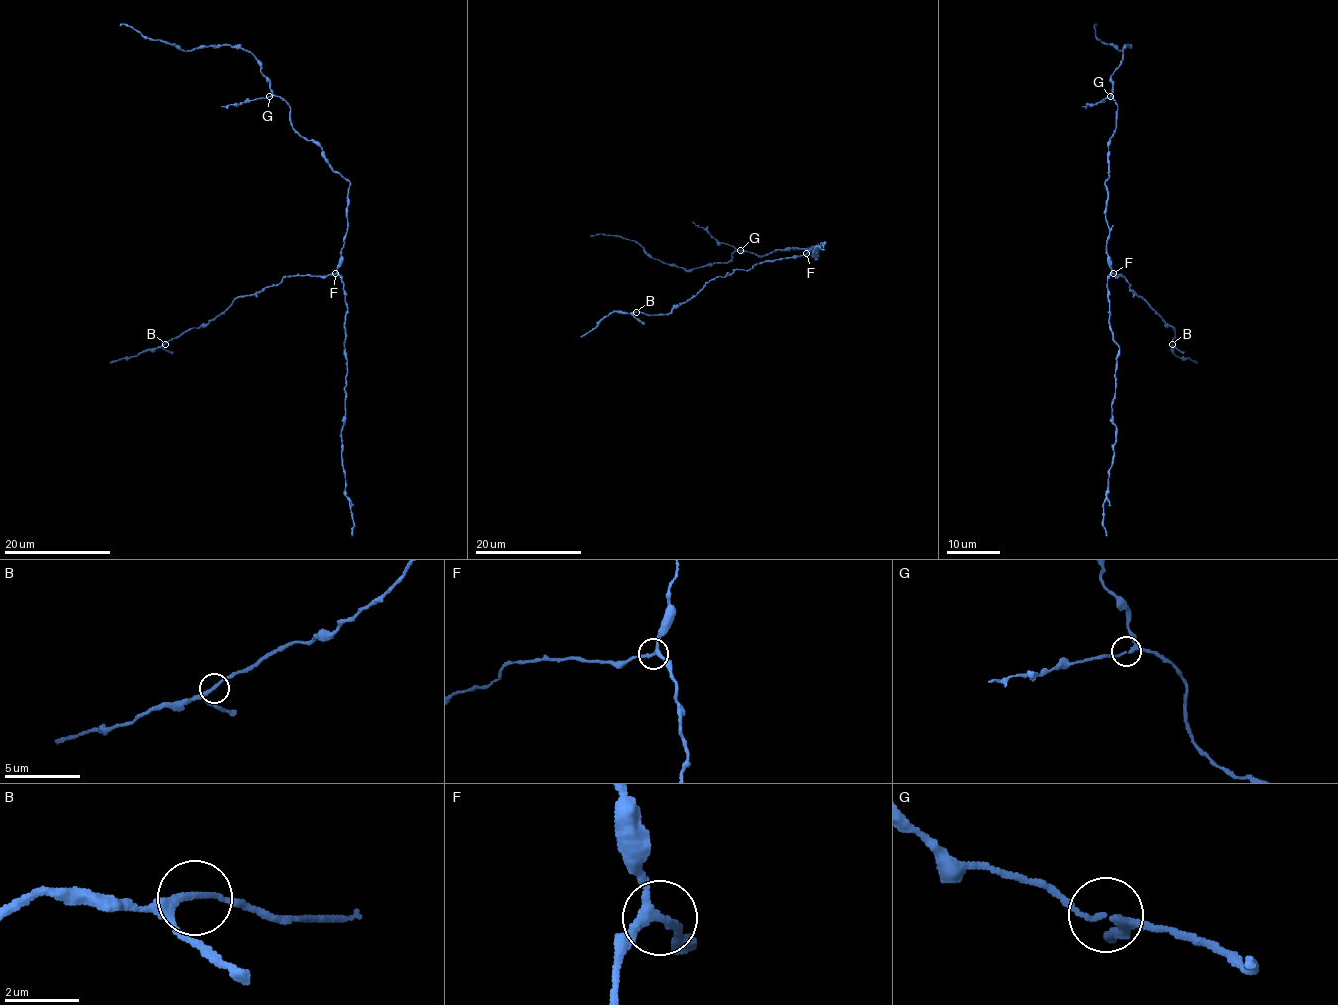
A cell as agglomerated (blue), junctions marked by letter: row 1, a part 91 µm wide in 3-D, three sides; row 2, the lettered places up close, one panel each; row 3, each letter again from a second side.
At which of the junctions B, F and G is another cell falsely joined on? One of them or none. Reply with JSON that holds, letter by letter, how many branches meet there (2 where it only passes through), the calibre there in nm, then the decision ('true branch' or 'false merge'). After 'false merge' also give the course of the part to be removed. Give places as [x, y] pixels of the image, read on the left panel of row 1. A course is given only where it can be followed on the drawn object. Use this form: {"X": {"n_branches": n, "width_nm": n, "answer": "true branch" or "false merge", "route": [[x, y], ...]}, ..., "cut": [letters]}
{"B": {"n_branches": 3, "width_nm": 180, "answer": "true branch"}, "F": {"n_branches": 3, "width_nm": 220, "answer": "true branch"}, "G": {"n_branches": 3, "width_nm": 170, "answer": "true branch"}, "cut": []}

